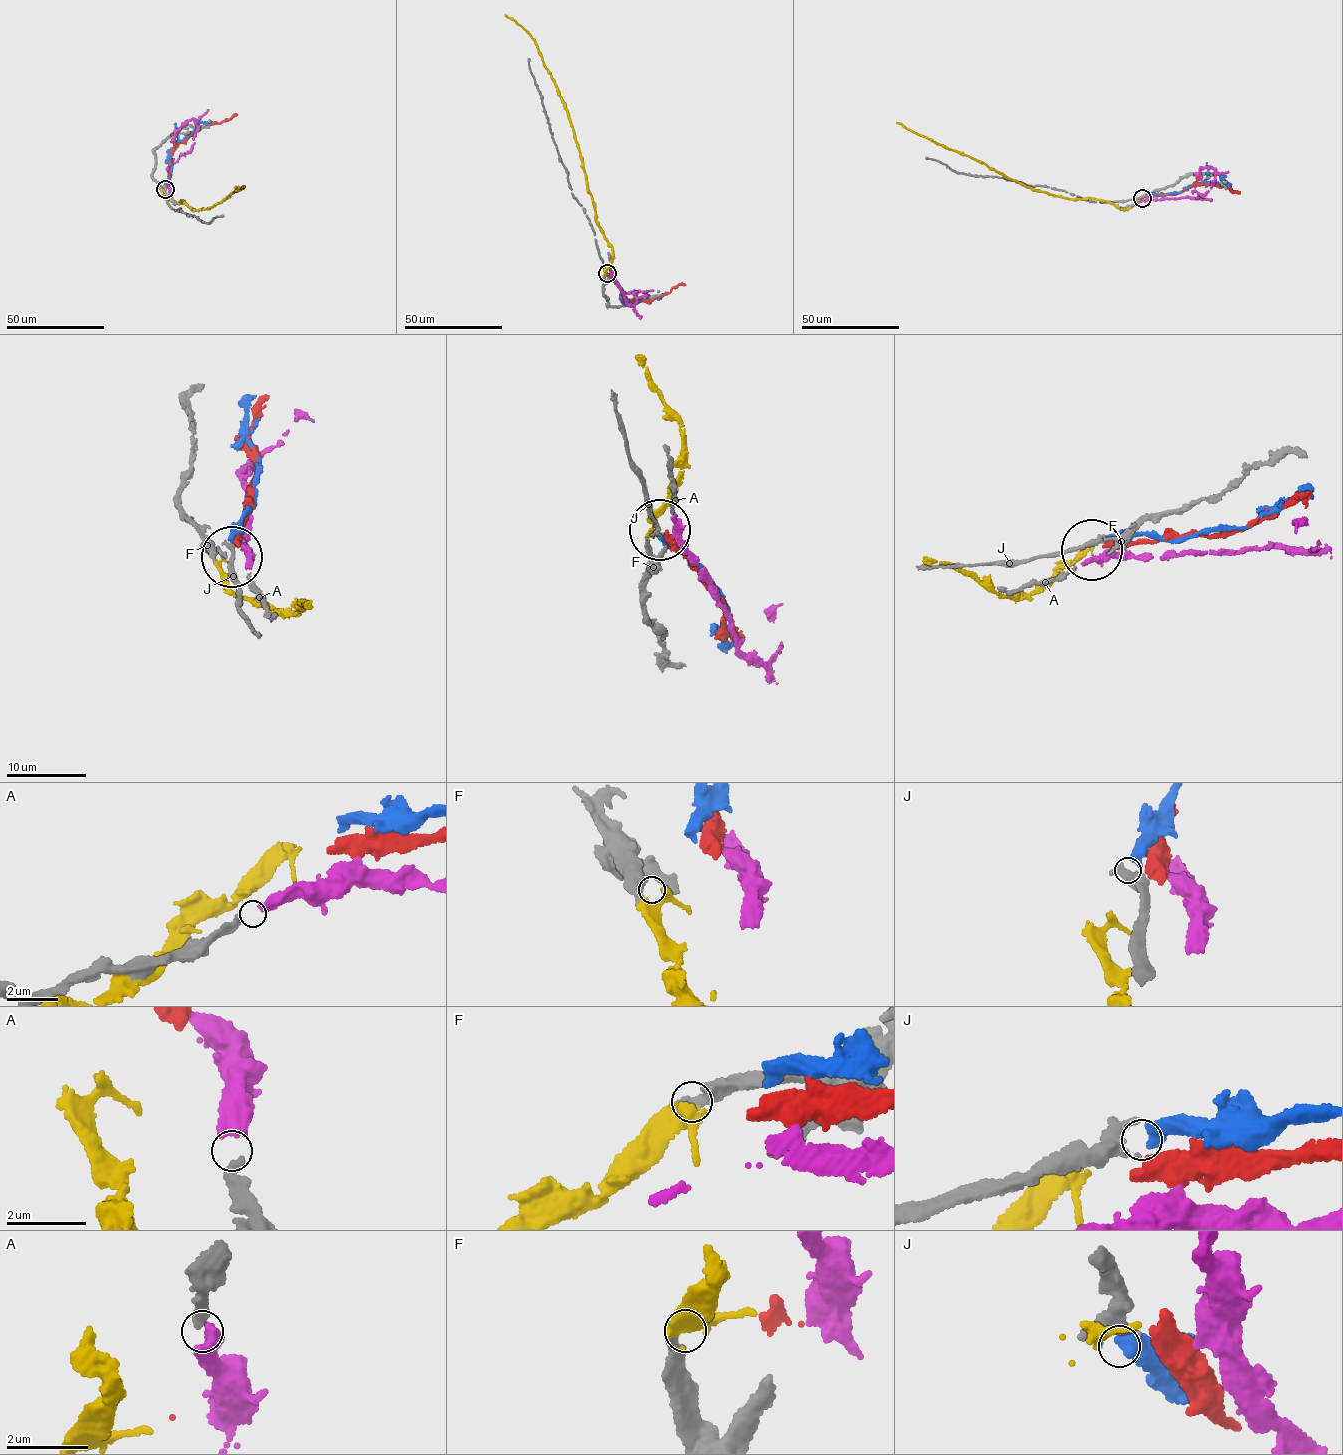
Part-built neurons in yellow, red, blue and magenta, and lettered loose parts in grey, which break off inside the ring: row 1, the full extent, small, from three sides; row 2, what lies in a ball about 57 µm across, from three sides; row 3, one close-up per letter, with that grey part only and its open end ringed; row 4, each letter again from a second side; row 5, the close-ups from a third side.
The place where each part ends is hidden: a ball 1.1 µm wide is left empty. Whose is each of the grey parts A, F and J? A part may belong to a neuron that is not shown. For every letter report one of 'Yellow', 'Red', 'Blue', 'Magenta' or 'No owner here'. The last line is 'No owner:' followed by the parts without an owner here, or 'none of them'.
A: Magenta
F: Yellow
J: Blue
No owner: none of them

